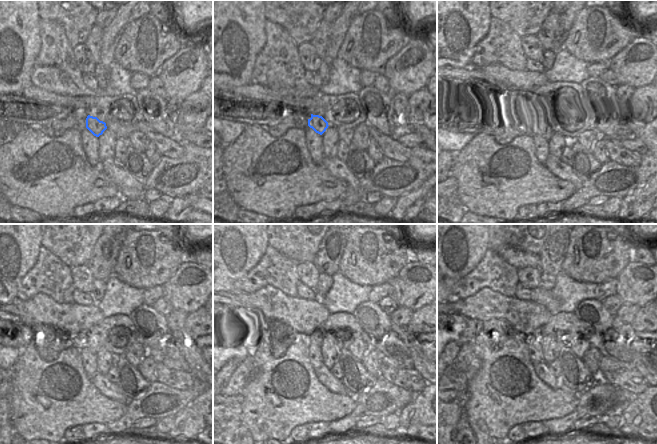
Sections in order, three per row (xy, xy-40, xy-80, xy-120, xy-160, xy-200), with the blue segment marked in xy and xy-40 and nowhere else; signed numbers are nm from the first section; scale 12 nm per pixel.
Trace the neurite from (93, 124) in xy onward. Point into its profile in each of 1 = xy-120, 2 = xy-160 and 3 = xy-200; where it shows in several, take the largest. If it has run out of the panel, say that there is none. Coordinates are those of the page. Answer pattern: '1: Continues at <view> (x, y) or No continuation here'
1: Continues at xy-120 (92, 342)
2: Continues at xy-160 (316, 337)
3: Continues at xy-200 (539, 332).

